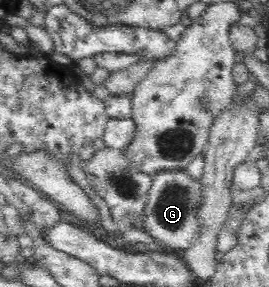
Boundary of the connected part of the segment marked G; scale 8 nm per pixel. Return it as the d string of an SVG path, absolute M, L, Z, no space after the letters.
M182 170L154 175L150 199L145 207L145 225L150 236L161 244L159 248L186 250L199 236L196 207L200 205L200 182L190 181Z

